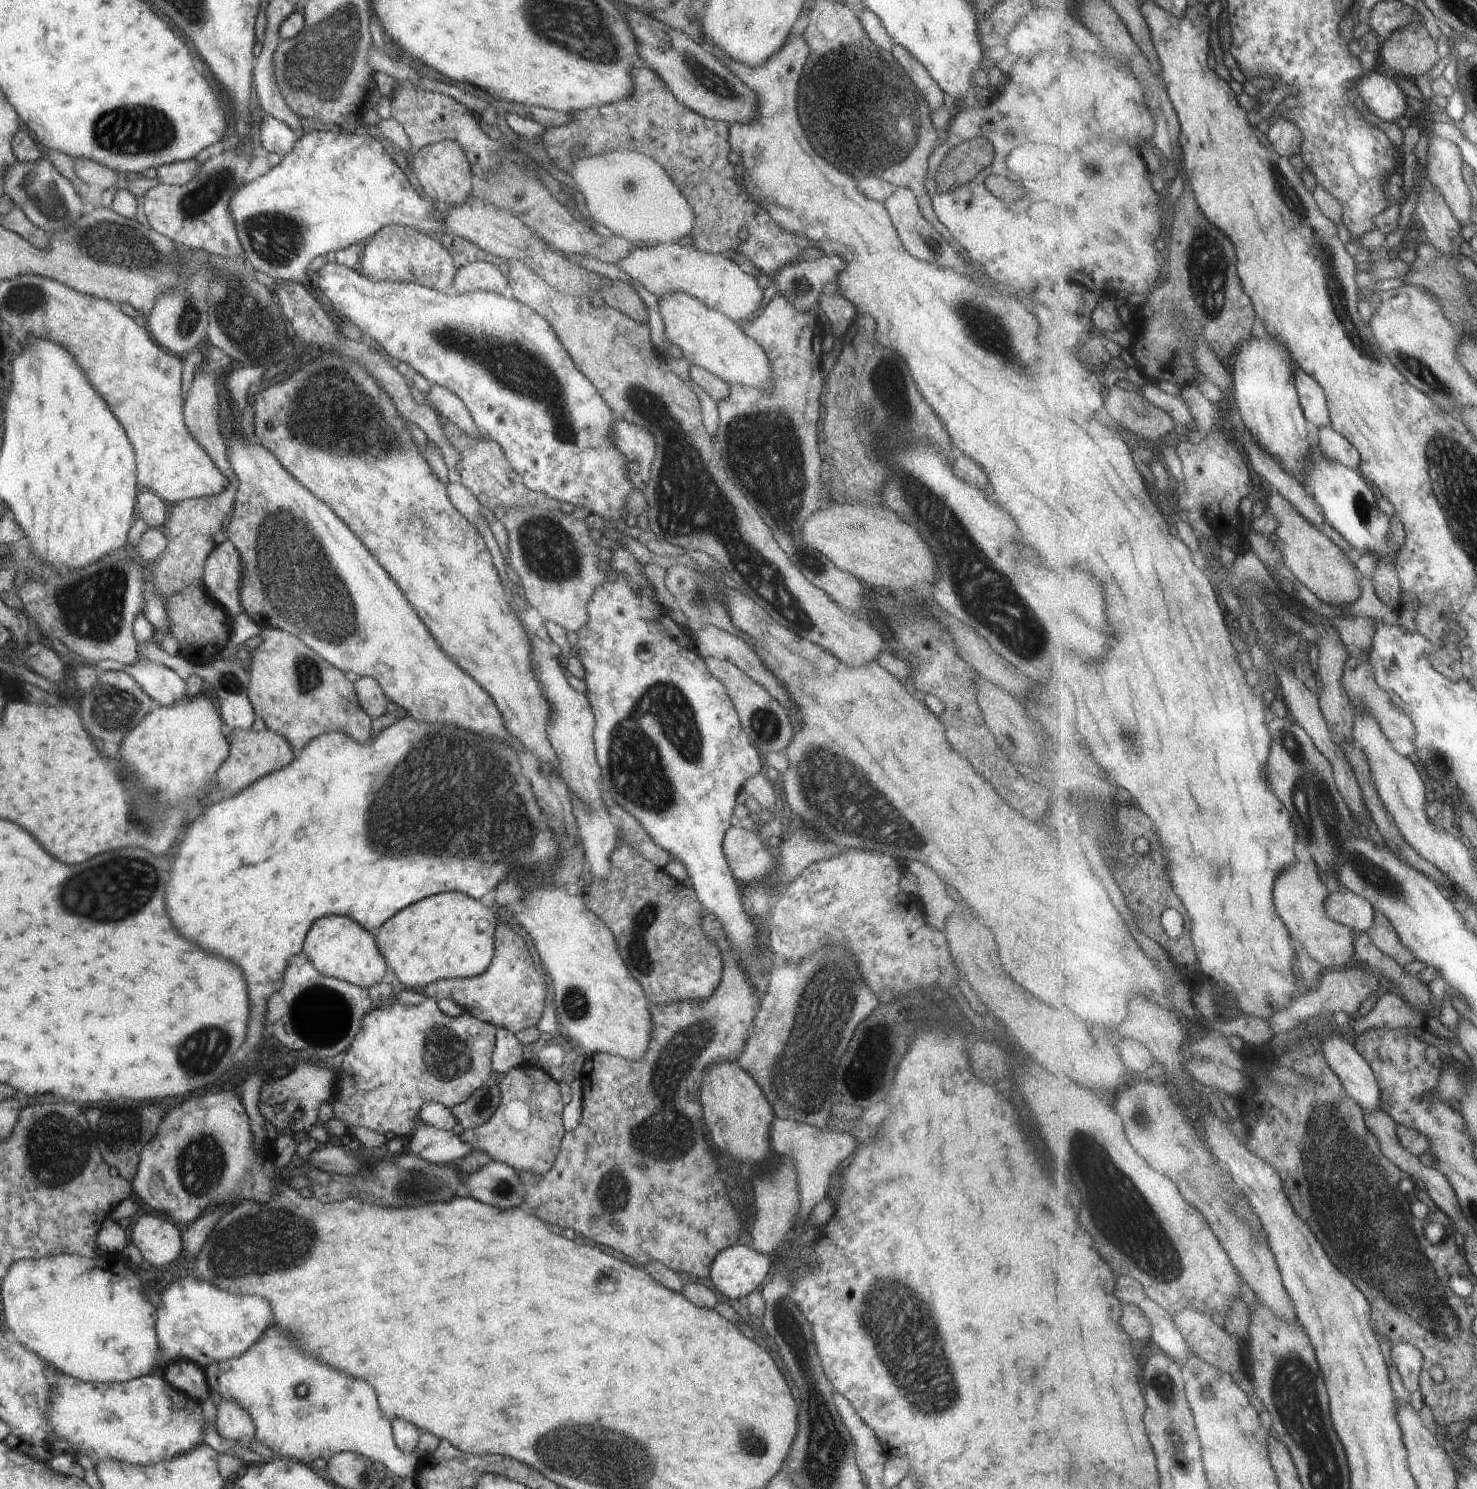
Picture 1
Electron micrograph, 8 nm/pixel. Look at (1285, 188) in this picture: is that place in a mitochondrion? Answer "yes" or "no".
yes

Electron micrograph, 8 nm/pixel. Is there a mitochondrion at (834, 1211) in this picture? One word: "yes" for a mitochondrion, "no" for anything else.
no

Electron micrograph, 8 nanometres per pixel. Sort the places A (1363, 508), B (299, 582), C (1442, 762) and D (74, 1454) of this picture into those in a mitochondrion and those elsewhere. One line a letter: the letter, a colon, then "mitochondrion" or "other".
A: mitochondrion
B: mitochondrion
C: mitochondrion
D: other

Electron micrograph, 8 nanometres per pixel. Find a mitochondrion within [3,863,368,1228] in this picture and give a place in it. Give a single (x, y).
(56, 1151)

